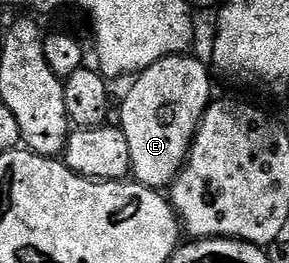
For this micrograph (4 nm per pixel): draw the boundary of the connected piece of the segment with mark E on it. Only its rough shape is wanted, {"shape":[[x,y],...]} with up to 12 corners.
{"shape":[[176,54],[132,79],[119,125],[132,177],[172,187],[214,97]]}

